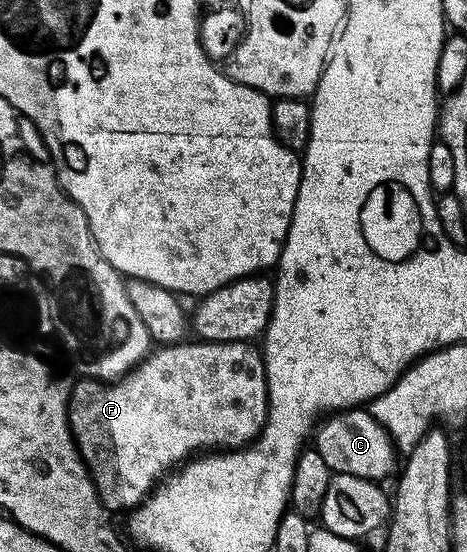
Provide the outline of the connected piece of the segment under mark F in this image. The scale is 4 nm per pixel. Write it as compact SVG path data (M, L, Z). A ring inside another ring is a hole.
M249 341L170 343L150 350L121 379L102 381L81 377L76 380L77 384L72 384L69 429L97 486L101 504L108 511L125 513L138 507L166 475L198 453L248 447L261 434L269 412L269 390L262 352L252 346Z

